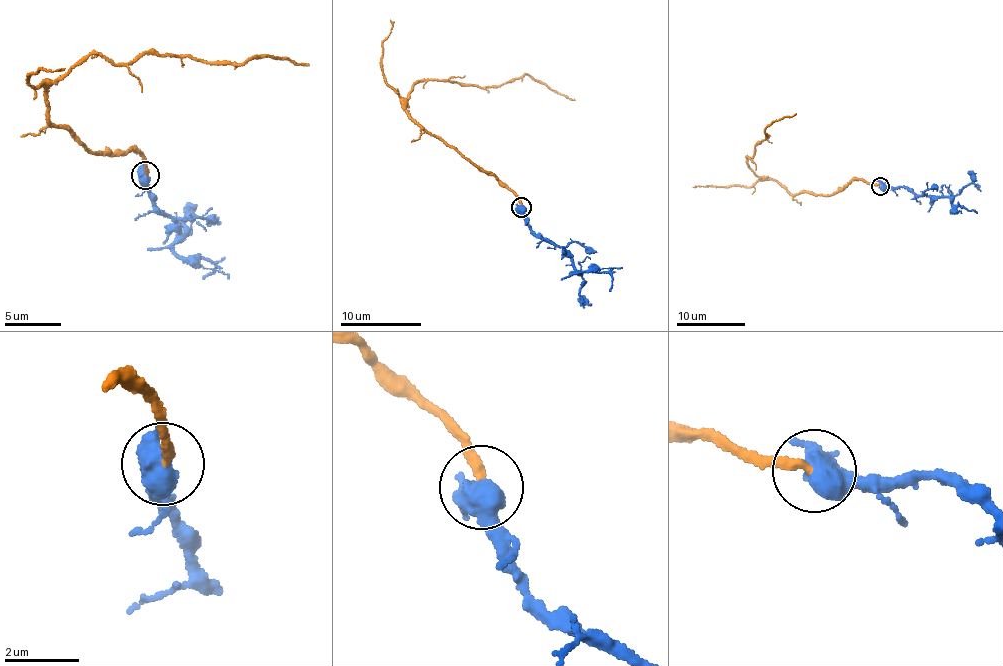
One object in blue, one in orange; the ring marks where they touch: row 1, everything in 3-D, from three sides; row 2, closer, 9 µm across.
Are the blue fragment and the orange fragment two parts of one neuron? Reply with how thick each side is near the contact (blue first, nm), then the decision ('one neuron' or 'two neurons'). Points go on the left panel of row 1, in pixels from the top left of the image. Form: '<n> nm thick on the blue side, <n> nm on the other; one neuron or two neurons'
800 nm thick on the blue side, 260 nm on the other; two neurons

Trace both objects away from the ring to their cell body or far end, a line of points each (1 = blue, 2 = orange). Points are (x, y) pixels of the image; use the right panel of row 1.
1: (880, 185), (903, 186), (916, 195), (944, 196), (953, 210), (959, 205), (977, 214)
2: (880, 185), (858, 180), (831, 194), (793, 194), (754, 175), (747, 158), (768, 136), (765, 130), (796, 113)

